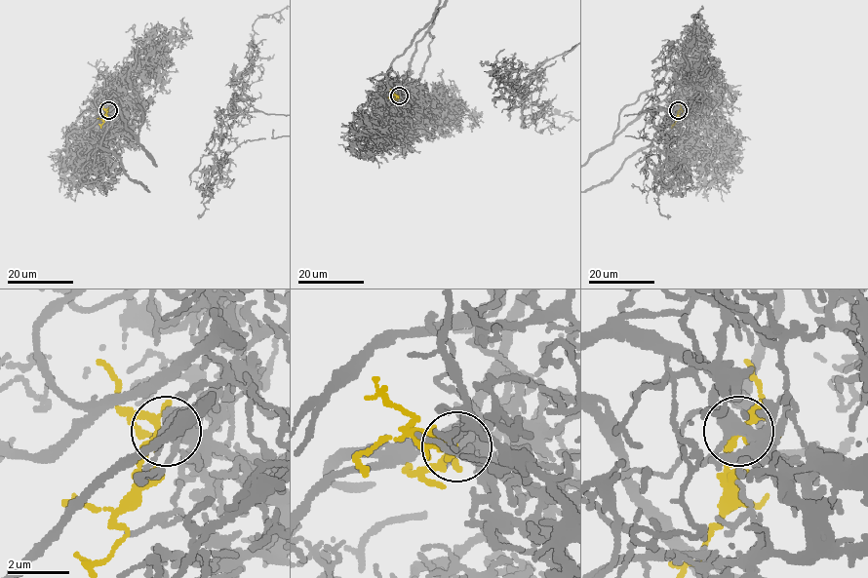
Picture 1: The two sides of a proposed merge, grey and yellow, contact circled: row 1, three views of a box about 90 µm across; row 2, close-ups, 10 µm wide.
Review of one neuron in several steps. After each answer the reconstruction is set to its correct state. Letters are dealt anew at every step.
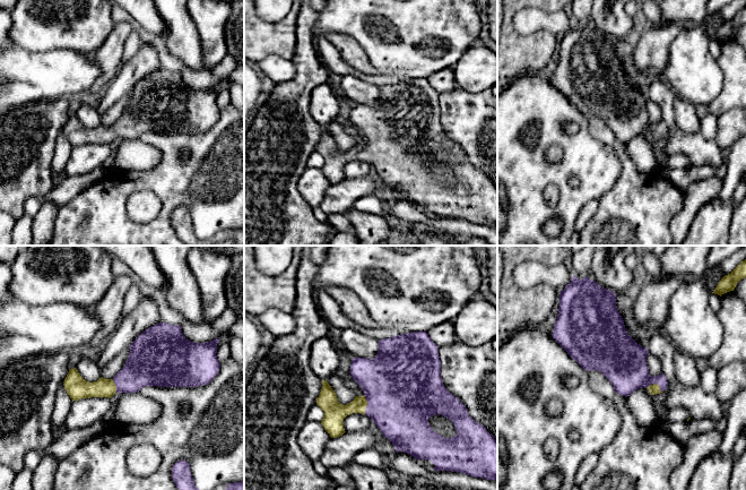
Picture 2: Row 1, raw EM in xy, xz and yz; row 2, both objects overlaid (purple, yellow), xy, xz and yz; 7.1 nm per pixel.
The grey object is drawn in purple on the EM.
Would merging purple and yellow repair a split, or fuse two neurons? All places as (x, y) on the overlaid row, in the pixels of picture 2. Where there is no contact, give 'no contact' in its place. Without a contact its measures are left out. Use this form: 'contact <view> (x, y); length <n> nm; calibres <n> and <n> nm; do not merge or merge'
contact xz (367, 404); length 140 nm; calibres 500 and 150 nm; merge

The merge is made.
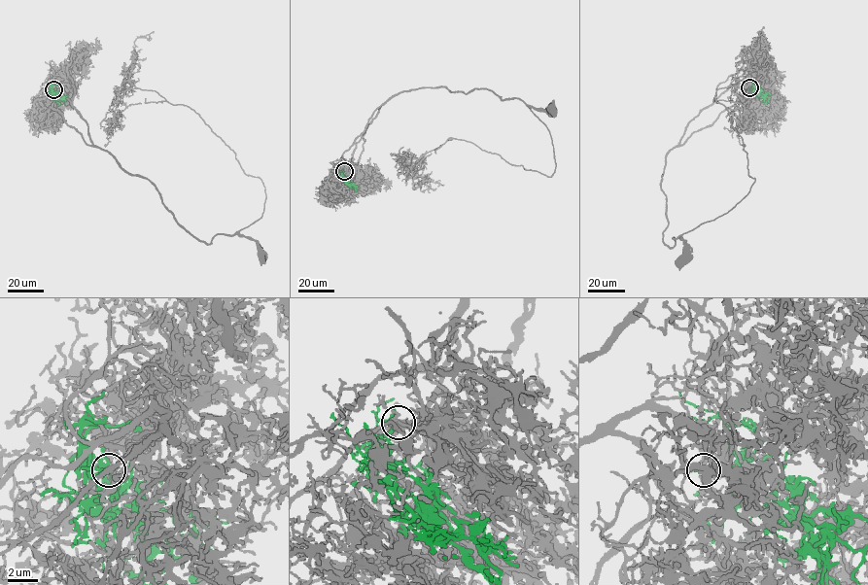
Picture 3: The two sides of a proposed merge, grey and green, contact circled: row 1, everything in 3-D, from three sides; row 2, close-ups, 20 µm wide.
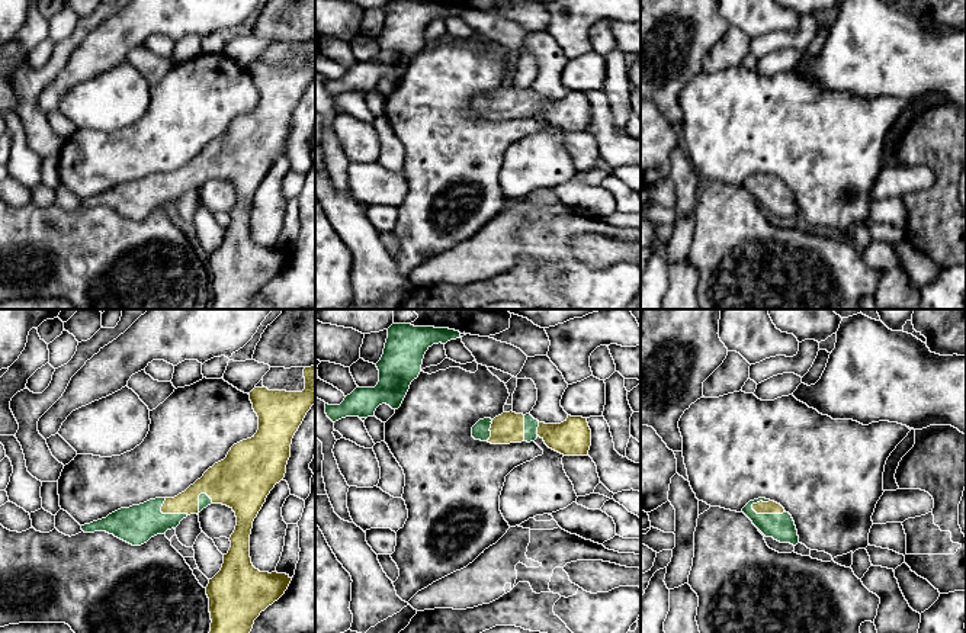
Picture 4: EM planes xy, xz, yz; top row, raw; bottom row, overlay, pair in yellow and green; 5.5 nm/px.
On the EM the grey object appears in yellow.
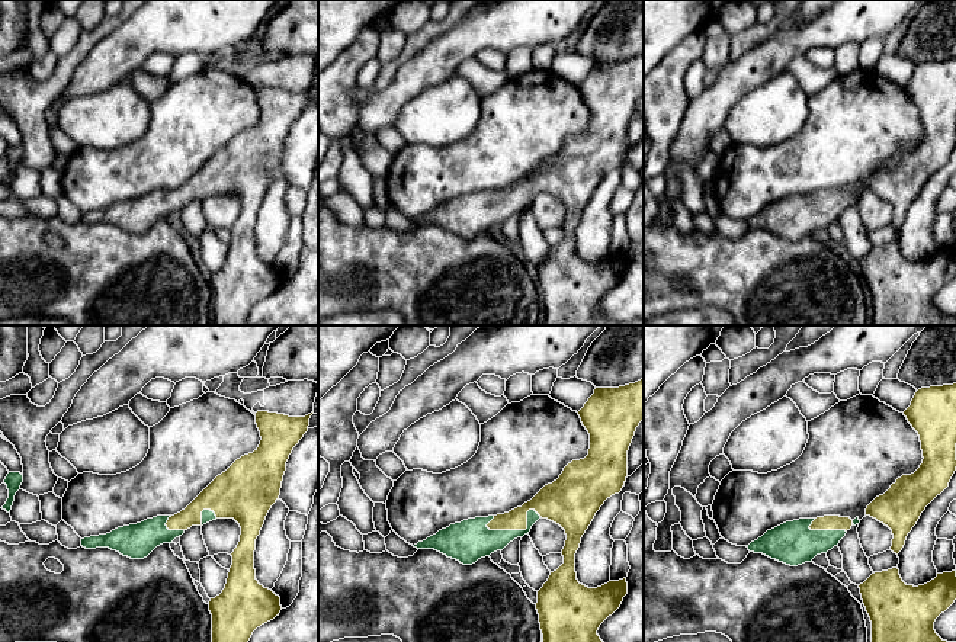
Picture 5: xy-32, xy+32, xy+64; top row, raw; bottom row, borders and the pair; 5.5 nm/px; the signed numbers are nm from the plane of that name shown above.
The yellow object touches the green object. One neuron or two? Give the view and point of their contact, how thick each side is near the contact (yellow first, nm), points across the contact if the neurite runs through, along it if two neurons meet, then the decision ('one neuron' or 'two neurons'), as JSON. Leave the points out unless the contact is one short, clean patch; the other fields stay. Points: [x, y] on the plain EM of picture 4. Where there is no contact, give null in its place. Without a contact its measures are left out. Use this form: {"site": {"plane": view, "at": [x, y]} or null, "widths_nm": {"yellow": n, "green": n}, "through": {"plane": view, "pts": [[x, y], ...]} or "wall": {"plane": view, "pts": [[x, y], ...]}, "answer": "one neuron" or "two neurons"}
{"site": {"plane": "yz", "at": [767, 188]}, "widths_nm": {"yellow": 70, "green": 150}, "through": {"plane": "yz", "pts": [[770, 182], [767, 188], [780, 202]]}, "answer": "one neuron"}

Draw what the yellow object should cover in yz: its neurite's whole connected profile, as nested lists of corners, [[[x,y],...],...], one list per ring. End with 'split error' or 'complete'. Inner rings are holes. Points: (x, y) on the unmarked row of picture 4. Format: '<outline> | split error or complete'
[[[758,173],[750,176],[742,187],[752,196],[752,199],[766,211],[773,212],[780,218],[799,218],[795,196],[784,183],[770,174]]] | split error

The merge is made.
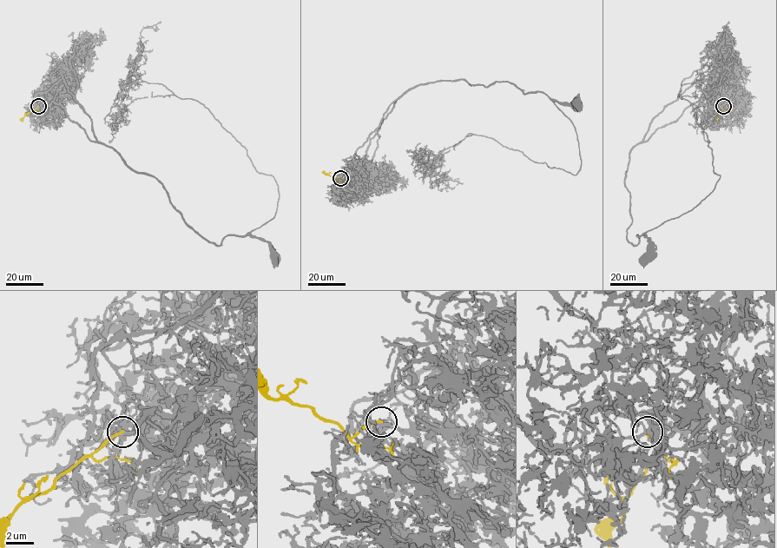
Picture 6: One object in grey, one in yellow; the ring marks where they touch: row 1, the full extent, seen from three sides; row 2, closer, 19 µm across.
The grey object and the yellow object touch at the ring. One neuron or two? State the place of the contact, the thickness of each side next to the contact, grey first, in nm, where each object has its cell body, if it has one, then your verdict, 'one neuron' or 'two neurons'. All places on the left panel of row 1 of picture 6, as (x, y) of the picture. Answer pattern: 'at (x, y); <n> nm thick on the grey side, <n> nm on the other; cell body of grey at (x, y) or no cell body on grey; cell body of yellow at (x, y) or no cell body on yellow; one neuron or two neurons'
at (38, 106); 260 nm thick on the grey side, 180 nm on the other; cell body of grey at (274, 256); no cell body on yellow; two neurons

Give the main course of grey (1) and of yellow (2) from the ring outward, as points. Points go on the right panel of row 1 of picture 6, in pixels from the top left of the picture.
1: (723, 106), (720, 113), (692, 103), (630, 152), (627, 238), (635, 246), (636, 235), (646, 236), (650, 257)
2: (723, 106), (725, 108), (718, 122)

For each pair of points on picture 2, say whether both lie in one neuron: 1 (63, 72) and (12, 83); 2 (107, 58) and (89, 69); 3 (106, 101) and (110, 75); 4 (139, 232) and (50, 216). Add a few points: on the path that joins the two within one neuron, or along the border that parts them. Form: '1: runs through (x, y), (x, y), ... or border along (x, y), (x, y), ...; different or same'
1: runs through (51, 75), (29, 76), (25, 80); same
2: border along (93, 56), (100, 68), (100, 76), (87, 89); different
3: border along (119, 70), (100, 95); different
4: border along (60, 206), (52, 233); different

